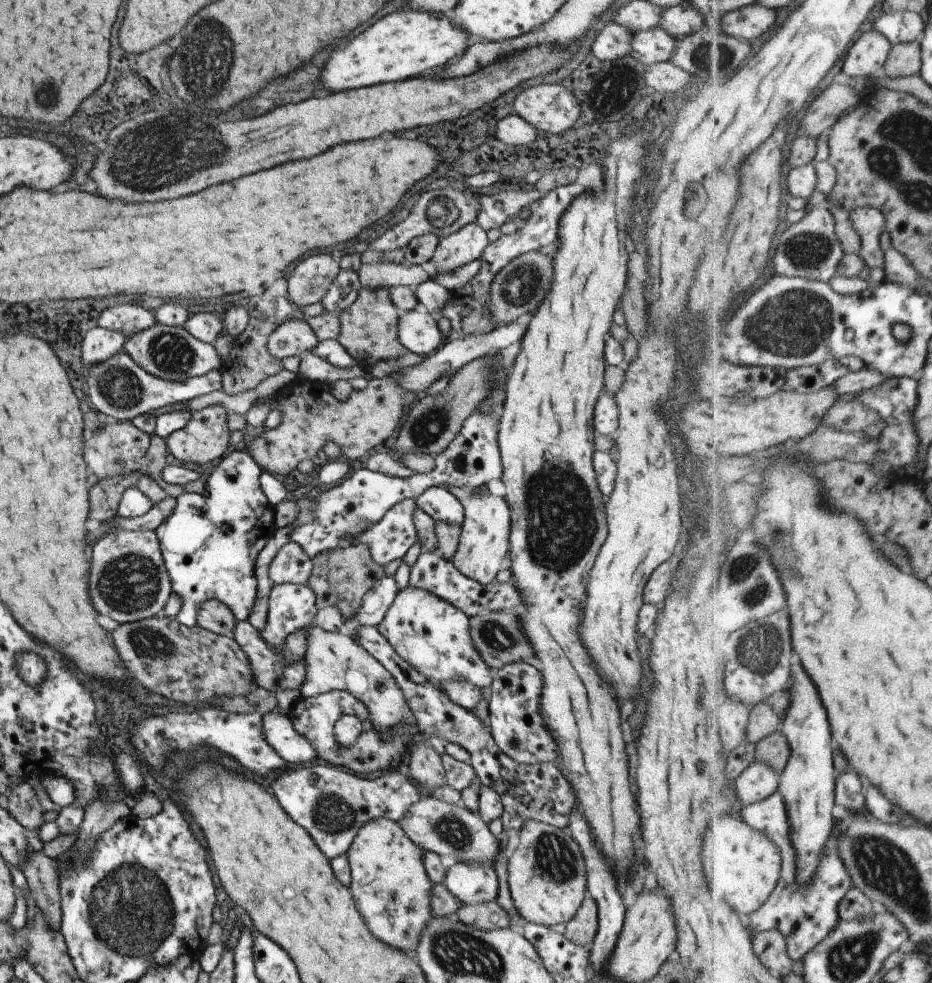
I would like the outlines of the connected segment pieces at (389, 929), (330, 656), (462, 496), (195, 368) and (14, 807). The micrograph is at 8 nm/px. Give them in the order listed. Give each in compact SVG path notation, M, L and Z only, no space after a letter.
M378 817L359 828L359 832L354 837L346 855L352 878L350 890L352 890L356 908L362 914L362 918L366 920L366 926L372 932L372 936L376 936L380 942L388 944L390 948L414 953L433 914L431 911L431 890L434 884L424 868L425 851L408 838L398 821Z
M308 626L306 650L303 662L306 676L300 686L300 697L311 697L330 691L348 691L361 700L370 711L374 728L381 733L401 726L402 721L410 723L416 730L417 723L407 700L394 677L371 654L366 652L350 634L331 633L319 626Z
M468 487L447 488L464 507L461 537L452 557L453 565L469 579L487 585L494 582L504 567L503 558L509 552L511 516L505 497L493 496L489 490L473 490Z
M157 324L126 339L124 352L147 373L170 382L186 382L188 379L204 376L213 370L223 368L224 360L214 345L194 338L184 327Z
M18 783L13 790L7 792L7 811L27 829L38 829L45 820L43 819L42 805L34 789L26 783Z

